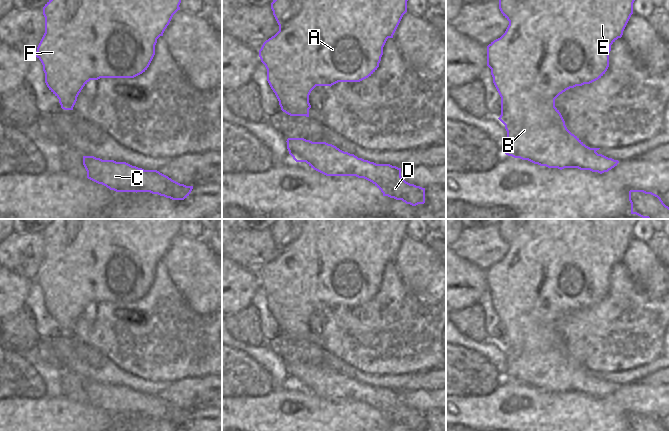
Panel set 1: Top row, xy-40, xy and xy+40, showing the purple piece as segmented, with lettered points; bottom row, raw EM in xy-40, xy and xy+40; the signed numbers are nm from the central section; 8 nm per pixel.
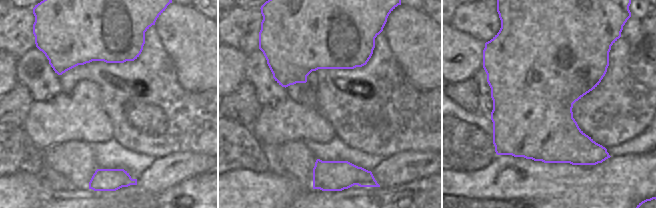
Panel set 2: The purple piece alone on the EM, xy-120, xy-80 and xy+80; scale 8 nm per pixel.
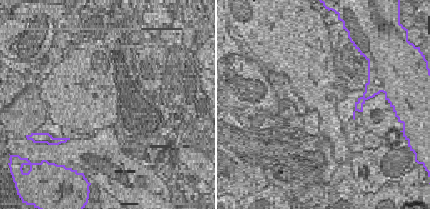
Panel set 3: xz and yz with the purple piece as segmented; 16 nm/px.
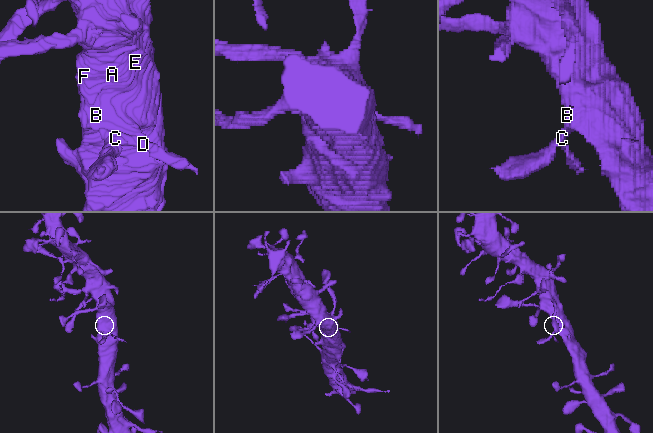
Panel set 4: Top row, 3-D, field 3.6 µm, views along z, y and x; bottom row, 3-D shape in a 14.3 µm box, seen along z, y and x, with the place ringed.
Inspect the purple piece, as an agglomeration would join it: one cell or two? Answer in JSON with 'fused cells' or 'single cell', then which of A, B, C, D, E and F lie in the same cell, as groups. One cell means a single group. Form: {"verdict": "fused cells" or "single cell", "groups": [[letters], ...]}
{"verdict": "single cell", "groups": [["A", "B", "C", "D", "E", "F"]]}

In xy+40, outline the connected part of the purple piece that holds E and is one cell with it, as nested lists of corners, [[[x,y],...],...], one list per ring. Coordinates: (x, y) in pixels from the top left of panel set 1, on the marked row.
[[[499,0],[499,9],[503,16],[509,21],[505,33],[487,46],[487,66],[491,69],[493,83],[501,97],[501,115],[498,118],[507,131],[507,147],[505,154],[514,158],[528,160],[540,166],[548,168],[578,168],[590,170],[600,174],[608,172],[619,163],[618,160],[608,158],[596,151],[600,148],[586,146],[577,136],[572,134],[566,127],[565,121],[555,107],[555,99],[570,88],[590,84],[601,78],[609,67],[609,53],[611,45],[623,35],[623,31],[633,14],[633,3],[635,0]]]

